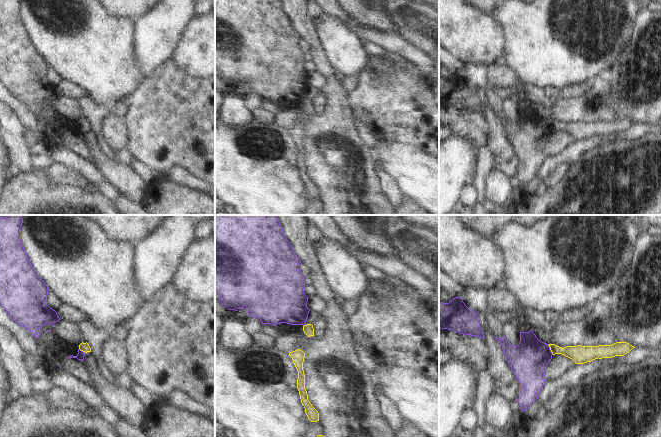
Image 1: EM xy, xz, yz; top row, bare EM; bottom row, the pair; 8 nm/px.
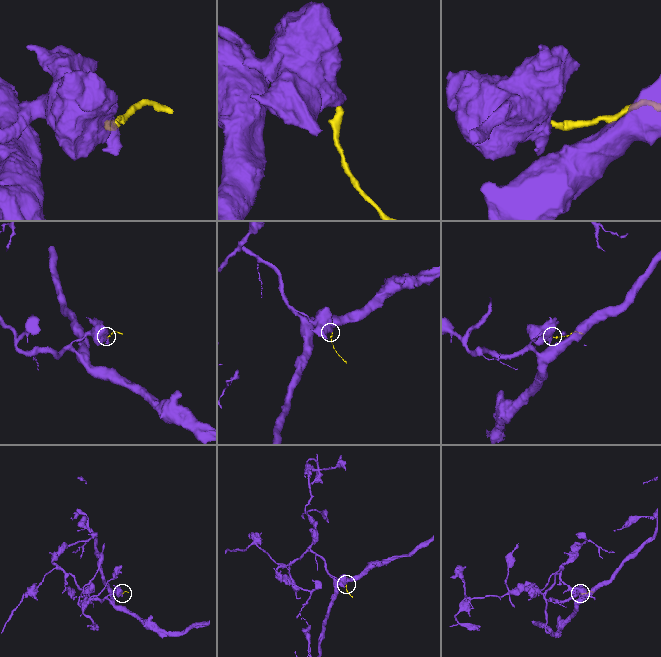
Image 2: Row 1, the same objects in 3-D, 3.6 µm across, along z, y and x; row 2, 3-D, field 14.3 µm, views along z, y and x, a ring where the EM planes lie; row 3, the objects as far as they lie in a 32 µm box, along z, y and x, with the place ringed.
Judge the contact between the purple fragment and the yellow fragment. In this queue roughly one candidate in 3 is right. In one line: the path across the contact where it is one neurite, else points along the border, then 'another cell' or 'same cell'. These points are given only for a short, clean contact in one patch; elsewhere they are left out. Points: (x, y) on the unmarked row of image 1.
along yz (548, 120), (553, 130) | another cell

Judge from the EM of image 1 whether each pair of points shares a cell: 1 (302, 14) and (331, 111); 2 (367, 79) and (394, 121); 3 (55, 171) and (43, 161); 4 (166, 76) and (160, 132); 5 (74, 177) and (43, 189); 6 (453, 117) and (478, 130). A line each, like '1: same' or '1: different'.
1: same
2: same
3: different
4: same
5: different
6: same

